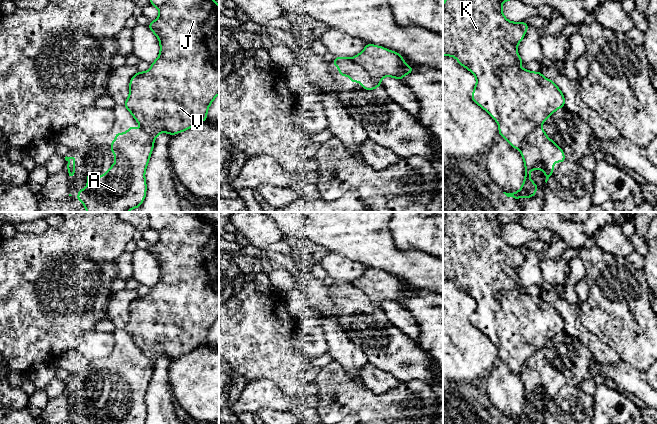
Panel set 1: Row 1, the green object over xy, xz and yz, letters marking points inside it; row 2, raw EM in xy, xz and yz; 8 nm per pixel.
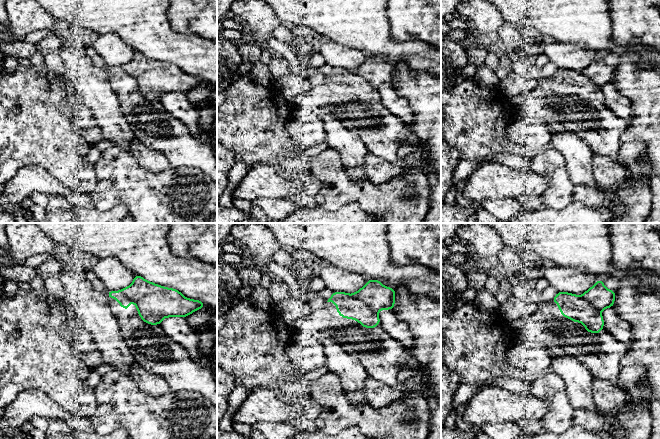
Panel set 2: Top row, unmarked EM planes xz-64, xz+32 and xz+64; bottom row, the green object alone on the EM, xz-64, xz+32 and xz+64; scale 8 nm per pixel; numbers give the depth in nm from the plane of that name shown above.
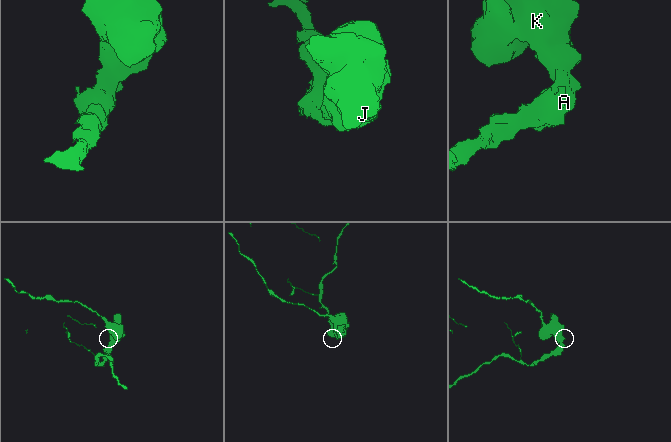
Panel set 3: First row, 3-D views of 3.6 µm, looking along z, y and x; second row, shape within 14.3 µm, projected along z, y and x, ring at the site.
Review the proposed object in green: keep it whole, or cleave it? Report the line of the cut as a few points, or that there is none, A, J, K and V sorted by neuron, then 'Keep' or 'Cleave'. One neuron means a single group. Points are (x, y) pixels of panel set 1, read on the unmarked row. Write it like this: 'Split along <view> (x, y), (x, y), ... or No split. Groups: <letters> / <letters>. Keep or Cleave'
Split along xz (350, 282), (379, 307). Groups: A / J K V. Cleave

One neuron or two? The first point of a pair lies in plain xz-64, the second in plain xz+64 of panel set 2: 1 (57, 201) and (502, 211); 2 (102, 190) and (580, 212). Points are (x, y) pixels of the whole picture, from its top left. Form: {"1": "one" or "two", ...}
{"1": "one", "2": "two"}

